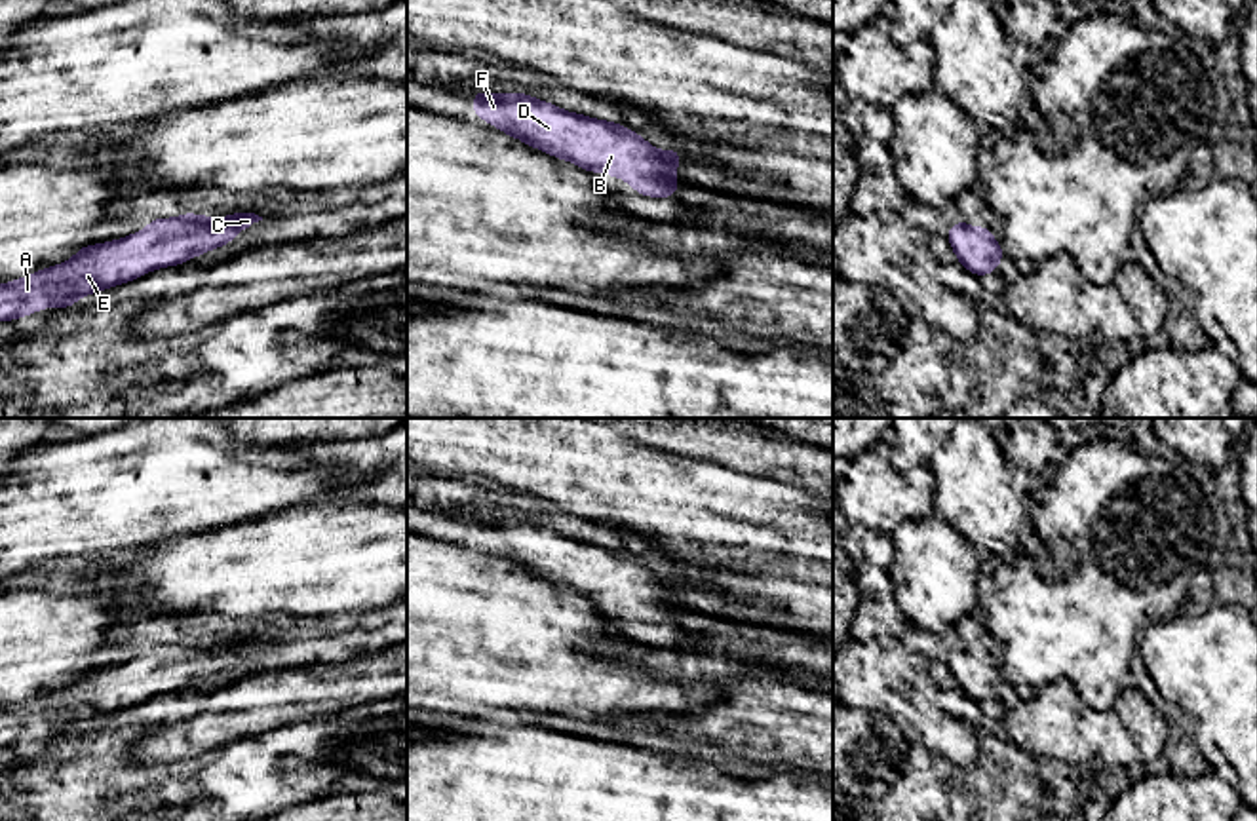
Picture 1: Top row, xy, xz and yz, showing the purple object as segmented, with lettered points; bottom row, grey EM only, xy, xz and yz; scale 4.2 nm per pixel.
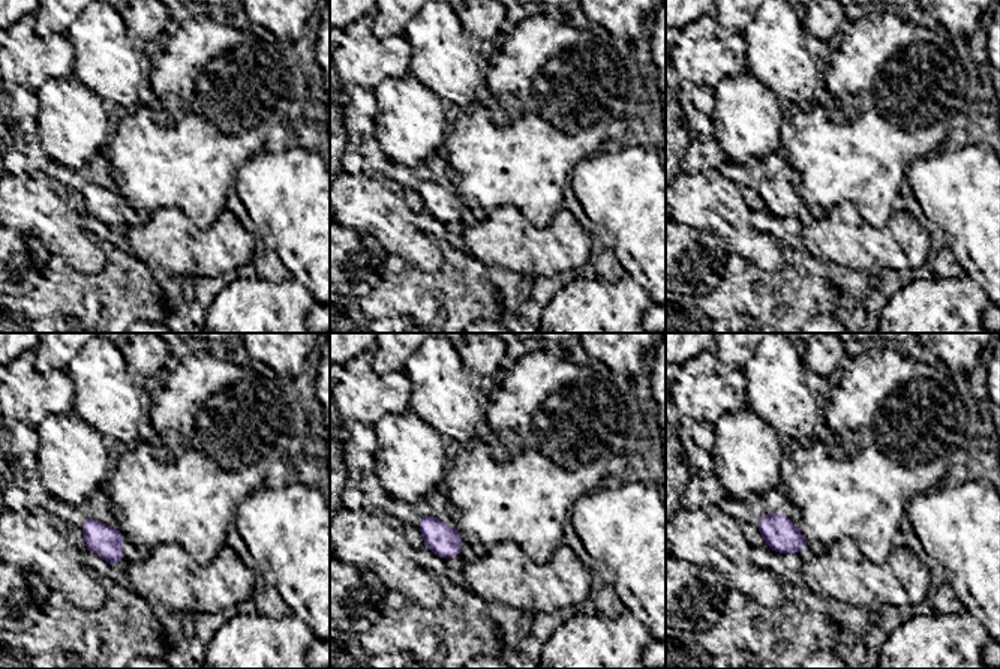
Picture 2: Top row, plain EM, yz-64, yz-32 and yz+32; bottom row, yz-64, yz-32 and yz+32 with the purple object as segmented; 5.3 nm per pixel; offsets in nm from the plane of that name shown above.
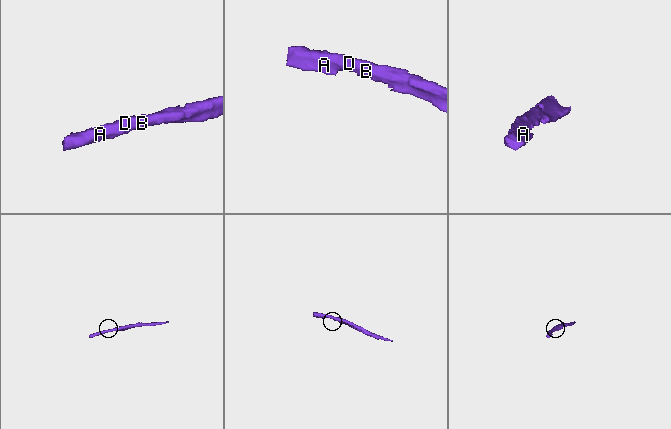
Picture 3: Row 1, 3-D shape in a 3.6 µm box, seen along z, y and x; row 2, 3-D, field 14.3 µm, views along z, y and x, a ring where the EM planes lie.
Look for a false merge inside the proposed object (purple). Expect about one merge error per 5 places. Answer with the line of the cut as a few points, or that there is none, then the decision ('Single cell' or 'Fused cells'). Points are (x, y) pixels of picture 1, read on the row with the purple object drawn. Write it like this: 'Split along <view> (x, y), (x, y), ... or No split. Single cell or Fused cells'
No split. Single cell

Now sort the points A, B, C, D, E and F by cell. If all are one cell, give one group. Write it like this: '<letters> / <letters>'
A B C D E F

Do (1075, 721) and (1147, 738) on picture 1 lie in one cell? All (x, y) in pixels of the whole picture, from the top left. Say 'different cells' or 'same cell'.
same cell

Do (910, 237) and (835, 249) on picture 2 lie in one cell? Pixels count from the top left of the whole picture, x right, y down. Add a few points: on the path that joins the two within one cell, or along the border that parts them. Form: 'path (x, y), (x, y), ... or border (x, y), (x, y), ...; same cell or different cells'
path (892, 242), (886, 248), (853, 248); same cell

